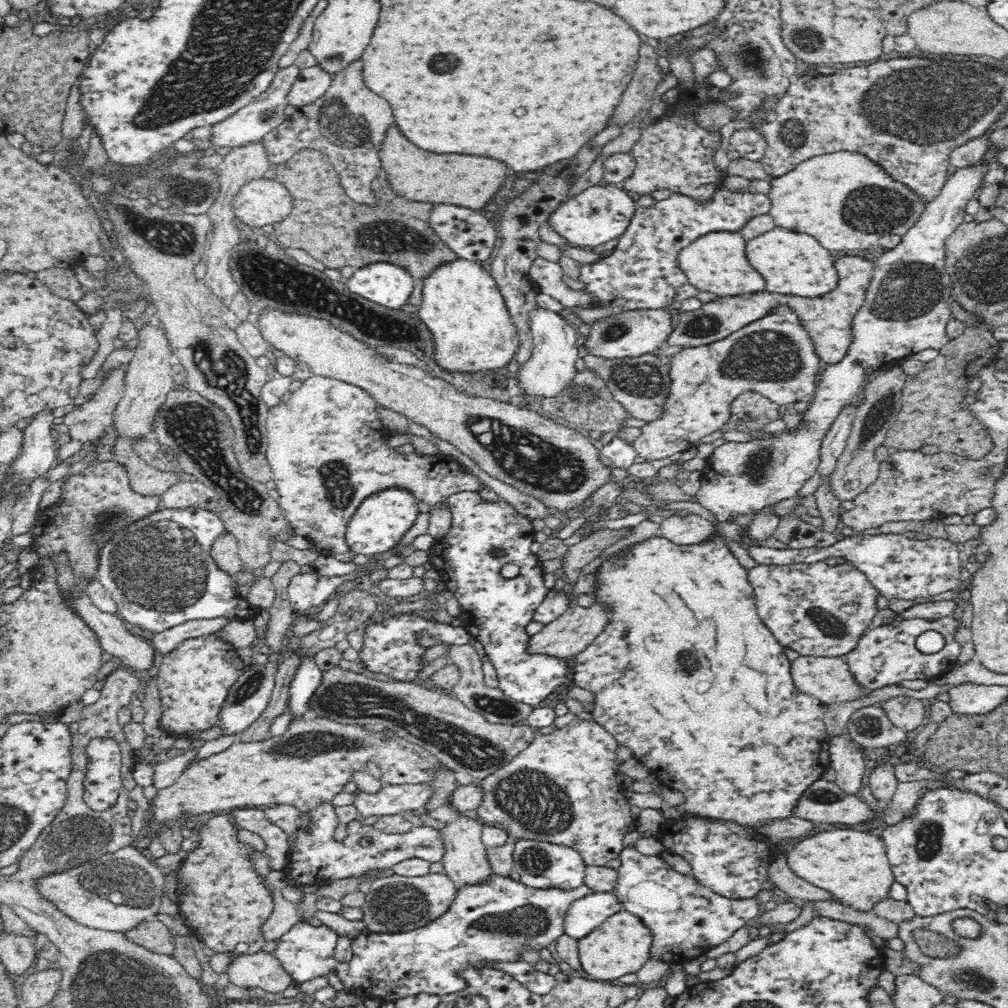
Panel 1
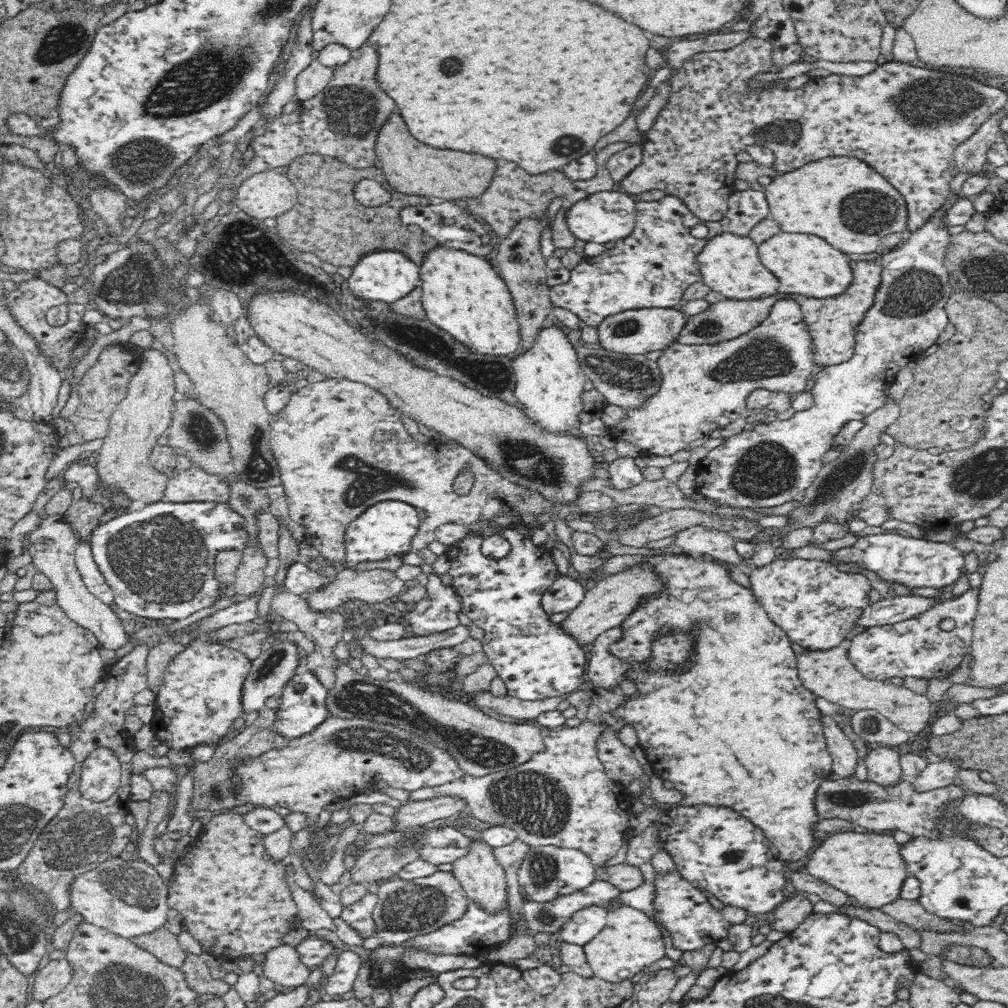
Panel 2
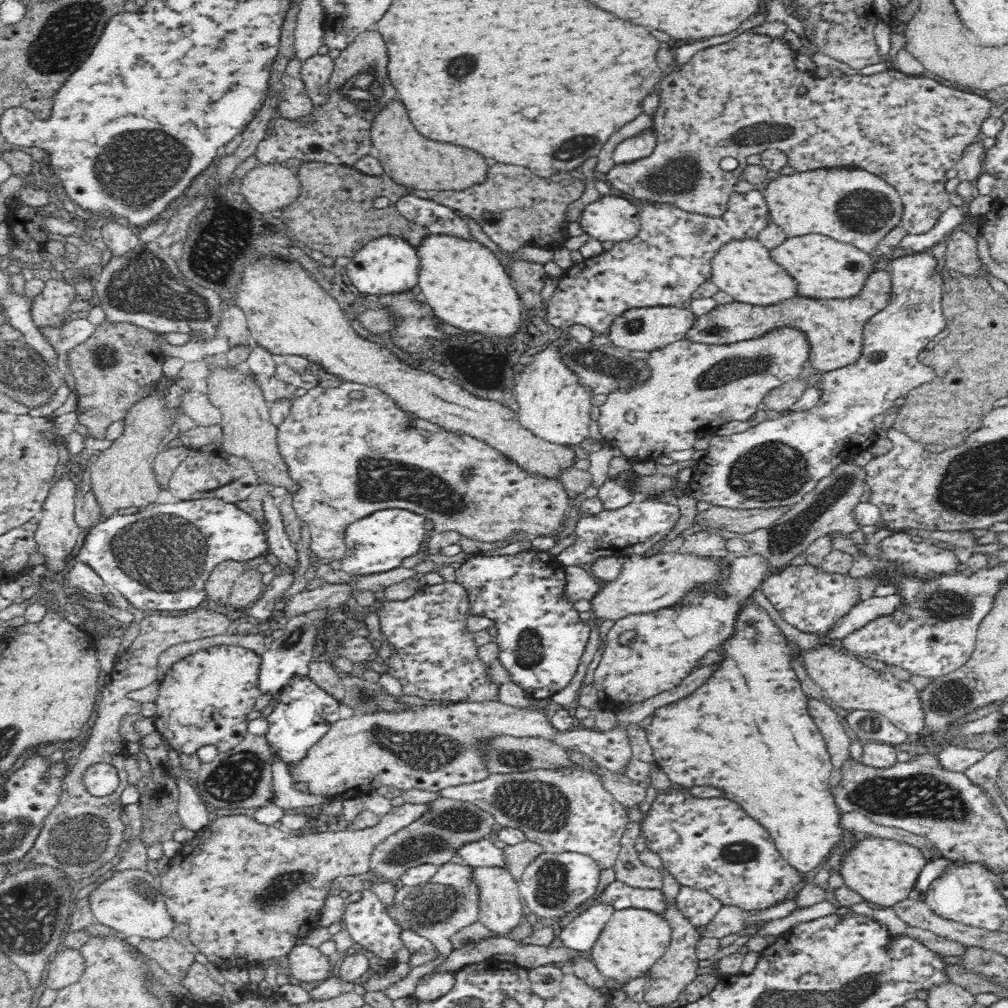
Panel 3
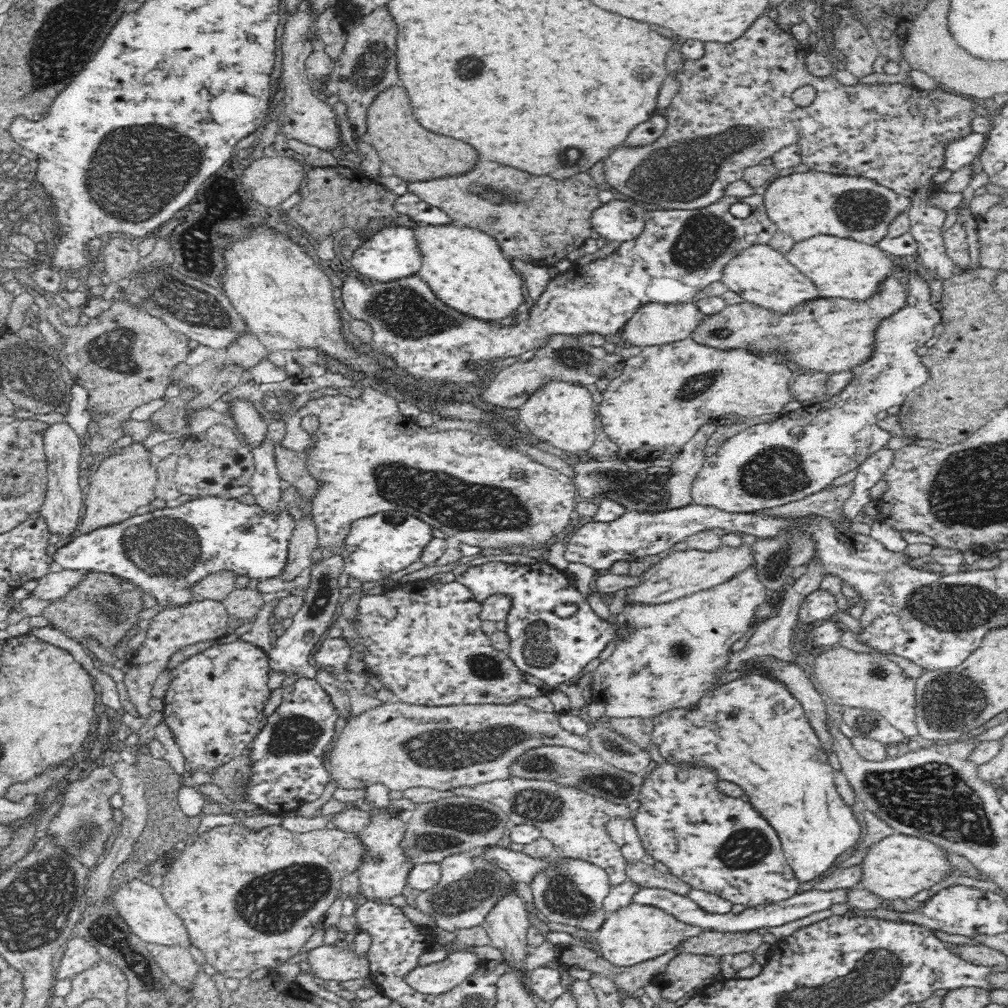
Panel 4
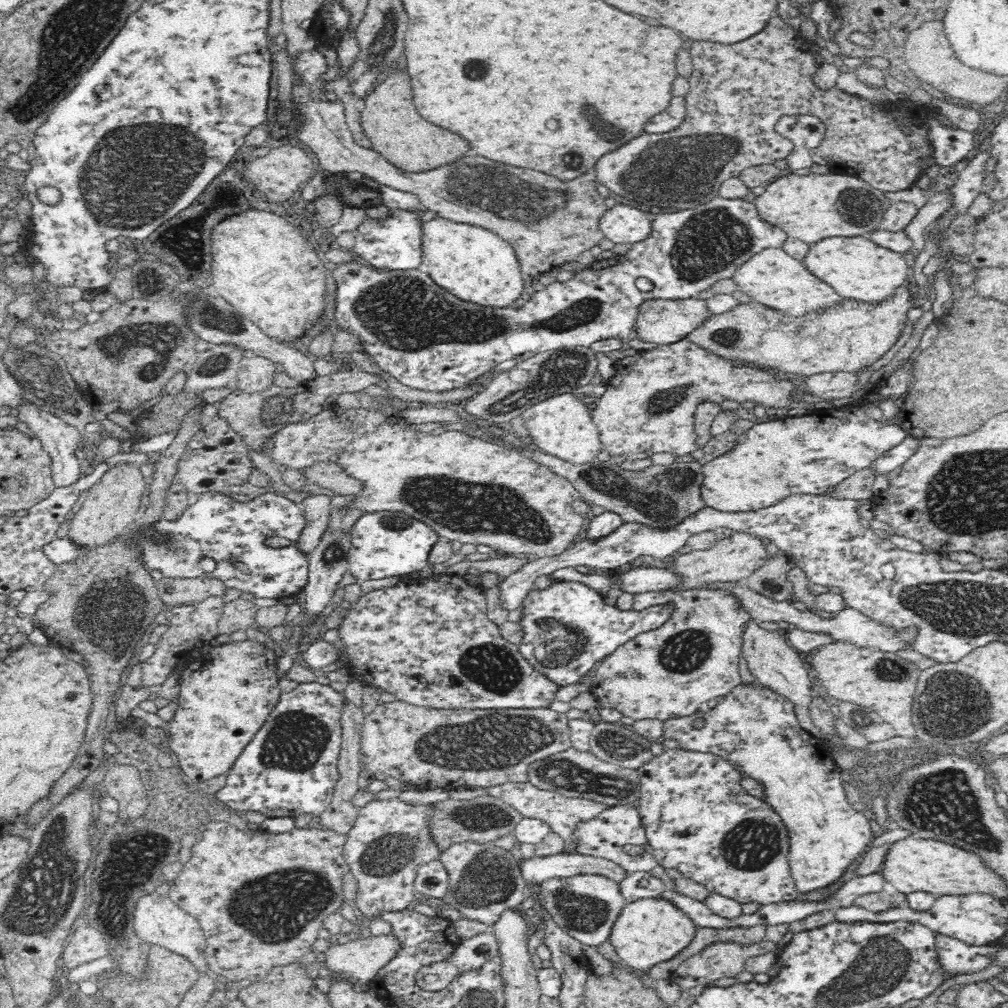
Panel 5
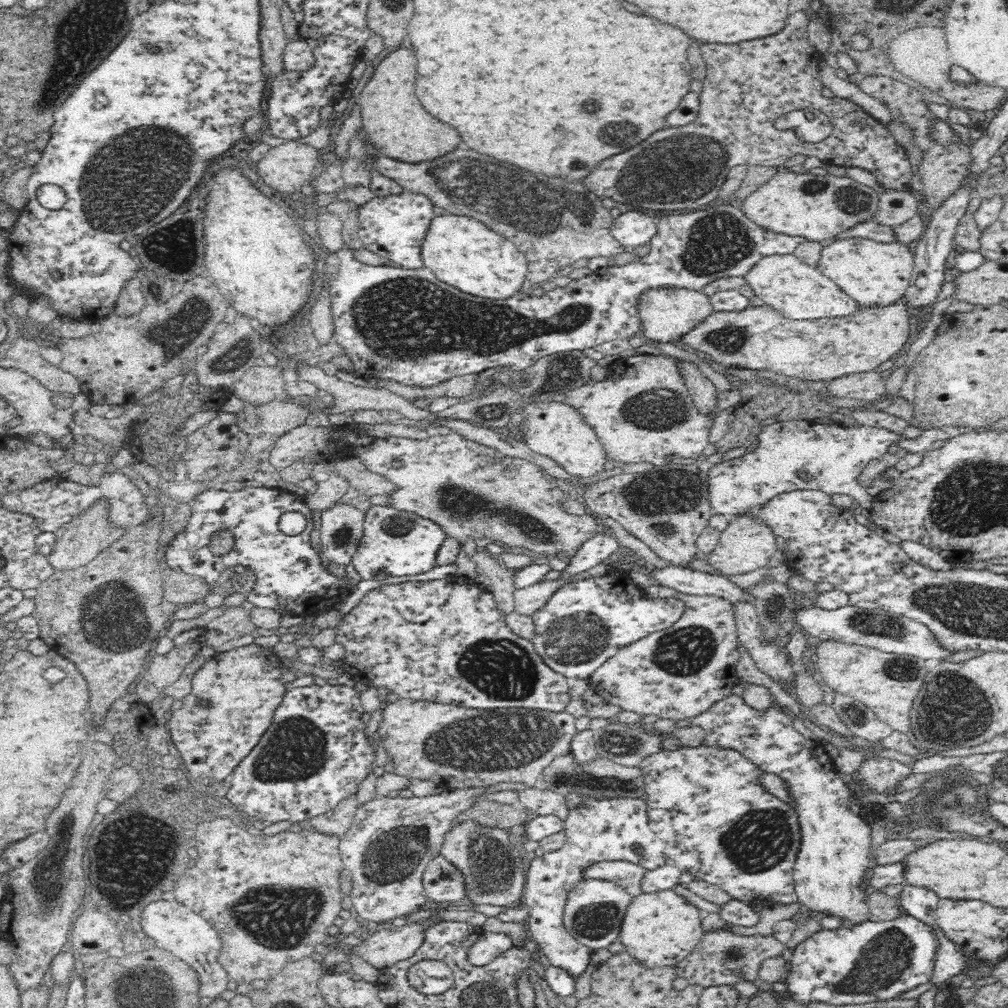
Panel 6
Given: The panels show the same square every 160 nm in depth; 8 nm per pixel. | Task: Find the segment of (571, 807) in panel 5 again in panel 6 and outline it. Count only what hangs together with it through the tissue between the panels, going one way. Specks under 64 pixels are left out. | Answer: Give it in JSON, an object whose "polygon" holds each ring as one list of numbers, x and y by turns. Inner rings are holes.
{"polygon":[[540,785,528,786,524,790,516,790,519,805,528,808,538,815,556,815,561,819,567,817,565,795,543,788]]}

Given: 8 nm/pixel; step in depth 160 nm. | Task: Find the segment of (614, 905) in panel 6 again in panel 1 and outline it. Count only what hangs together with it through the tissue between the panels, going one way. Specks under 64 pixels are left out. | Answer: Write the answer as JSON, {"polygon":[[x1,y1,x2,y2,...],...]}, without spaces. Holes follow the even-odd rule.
{"polygon":[[516,840,513,873,515,878,524,886,540,890,574,890,584,885,586,870,587,864,582,859,582,855,573,848,555,845,550,842]]}

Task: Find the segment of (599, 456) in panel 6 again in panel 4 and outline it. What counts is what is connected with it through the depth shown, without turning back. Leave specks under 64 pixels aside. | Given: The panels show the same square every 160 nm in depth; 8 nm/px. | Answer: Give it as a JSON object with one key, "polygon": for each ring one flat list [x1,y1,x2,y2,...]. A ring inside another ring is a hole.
{"polygon":[[554,382,530,396,519,409,520,422,541,441,552,444,568,454,584,454,596,442,596,406,586,388,578,388,566,382]]}

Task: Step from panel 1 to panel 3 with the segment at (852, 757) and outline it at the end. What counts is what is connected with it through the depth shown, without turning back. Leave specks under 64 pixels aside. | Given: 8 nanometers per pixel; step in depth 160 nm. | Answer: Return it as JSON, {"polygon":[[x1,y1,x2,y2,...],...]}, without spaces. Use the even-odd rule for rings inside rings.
{"polygon":[[812,695,807,697,807,709,819,732,824,737,827,753,836,769,841,768,845,760,850,758,850,739,844,731,841,720,824,700]]}

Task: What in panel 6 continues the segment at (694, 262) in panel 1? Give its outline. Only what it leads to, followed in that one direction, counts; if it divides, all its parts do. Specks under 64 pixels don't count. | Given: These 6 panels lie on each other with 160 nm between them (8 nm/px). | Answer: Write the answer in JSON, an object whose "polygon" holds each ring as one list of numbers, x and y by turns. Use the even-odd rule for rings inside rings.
{"polygon":[[794,254,764,257,744,278,754,292,756,302,772,307,788,318,844,318,858,310,856,300,844,294,817,266,806,264]]}

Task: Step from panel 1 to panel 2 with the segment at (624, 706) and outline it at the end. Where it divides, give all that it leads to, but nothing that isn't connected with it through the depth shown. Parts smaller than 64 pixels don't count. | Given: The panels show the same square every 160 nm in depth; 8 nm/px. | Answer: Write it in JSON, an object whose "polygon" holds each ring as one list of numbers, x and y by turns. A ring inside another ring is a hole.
{"polygon":[[660,554,652,557,645,557,643,562,656,567,658,573,662,574,666,579,668,589,656,598,650,598,649,601,643,603,623,624,624,633,620,640,614,642,610,646,609,652,616,658,628,660,632,666,632,670,628,672,628,676,634,680,636,692,626,700,621,706,612,711,615,715,620,715,627,721,627,726,634,727,638,744,645,751,648,762,652,768,653,774,658,775,663,781,670,780,676,789,684,792,684,799,678,802,678,805,691,805,696,803,708,803,710,805,727,806,746,818,749,818,754,825,763,830,766,837,778,849,781,859,789,862,802,862,804,858,812,855,812,850,818,846,818,838,816,838,816,830,814,826,822,820,822,815,818,813,817,792,818,788,824,781,829,780,829,776,833,773,833,758,827,749,827,742,822,733,822,722,820,719,820,710,815,705,814,693,802,686,802,679,798,678,797,655,792,650,793,643,777,623,774,623,766,613,764,606,756,599,751,589,742,587,734,582,730,576,728,568,724,567,718,561,710,559,706,556,697,556,682,554],[694,624,701,624,701,630,694,630],[674,630,684,630,685,632,694,631,697,635,698,644,698,664,694,668,690,668,688,672,676,676,676,672,670,672,668,678,664,676,652,676,652,674,642,674,643,670,638,670,642,666,642,660,650,658,650,642,652,635,658,632],[722,716,722,718,720,718],[730,716,730,718,726,718],[748,740,748,742,746,742]]}

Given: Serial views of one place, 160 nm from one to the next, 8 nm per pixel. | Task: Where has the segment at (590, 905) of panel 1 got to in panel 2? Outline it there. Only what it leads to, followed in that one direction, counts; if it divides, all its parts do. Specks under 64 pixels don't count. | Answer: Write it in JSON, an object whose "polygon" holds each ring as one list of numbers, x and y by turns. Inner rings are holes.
{"polygon":[[651,862,639,866,640,871,644,876,644,883,634,890,622,891,622,906,630,906,644,911,644,913,654,919,654,899,656,897,656,886,654,886,655,874,654,867],[588,906,578,910,560,929,563,942,583,947,588,944,607,923,607,914,615,908,603,906]]}

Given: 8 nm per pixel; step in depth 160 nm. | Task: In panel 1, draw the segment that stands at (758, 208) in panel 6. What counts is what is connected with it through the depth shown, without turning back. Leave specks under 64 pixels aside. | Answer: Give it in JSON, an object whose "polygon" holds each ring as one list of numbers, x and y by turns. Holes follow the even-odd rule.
{"polygon":[[834,152,814,156,798,164,787,174,774,176,770,184,767,194,771,200,769,215,777,226,806,232,818,238,818,242,822,242,822,247,828,248,830,252,866,251,868,248,876,248,884,236,902,237,909,228,914,226,926,204,903,184,892,181,892,178,877,163,870,162,862,154,852,154,852,152]]}

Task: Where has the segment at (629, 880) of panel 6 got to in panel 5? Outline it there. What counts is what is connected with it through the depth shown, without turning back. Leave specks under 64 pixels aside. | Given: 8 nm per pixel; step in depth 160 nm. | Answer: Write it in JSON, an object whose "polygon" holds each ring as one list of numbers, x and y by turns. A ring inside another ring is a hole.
{"polygon":[[567,852,554,856,534,855,530,858,521,858,520,862,526,882,536,885,554,877,570,878,581,875,599,875,620,884,630,876,628,871,611,860]]}

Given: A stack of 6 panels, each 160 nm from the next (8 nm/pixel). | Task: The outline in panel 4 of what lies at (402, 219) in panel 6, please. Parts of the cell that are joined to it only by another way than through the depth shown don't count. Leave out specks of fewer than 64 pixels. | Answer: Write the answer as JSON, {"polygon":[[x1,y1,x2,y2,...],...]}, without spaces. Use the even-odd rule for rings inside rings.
{"polygon":[[385,225,375,231,369,239,358,244,351,260,359,275,372,281,389,281,418,273,422,264,415,229,402,225]]}

